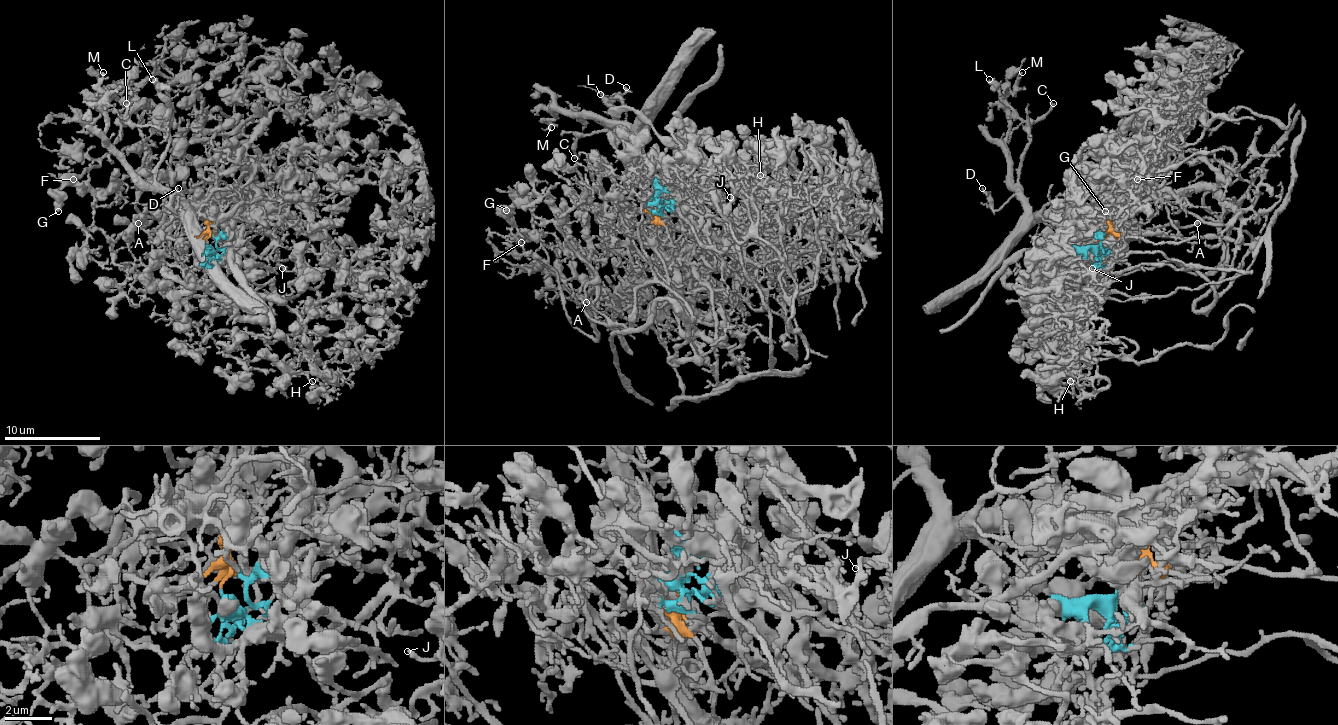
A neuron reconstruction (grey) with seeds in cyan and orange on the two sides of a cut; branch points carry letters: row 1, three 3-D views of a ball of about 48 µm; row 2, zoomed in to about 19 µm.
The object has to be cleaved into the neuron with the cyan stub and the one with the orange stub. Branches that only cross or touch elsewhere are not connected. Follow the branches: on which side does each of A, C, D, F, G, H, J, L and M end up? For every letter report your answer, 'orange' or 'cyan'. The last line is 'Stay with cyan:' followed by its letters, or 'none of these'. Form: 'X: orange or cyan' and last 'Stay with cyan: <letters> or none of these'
A: cyan
C: orange
D: orange
F: cyan
G: cyan
H: cyan
J: cyan
L: orange
M: orange
Stay with cyan: A, F, G, H, J

